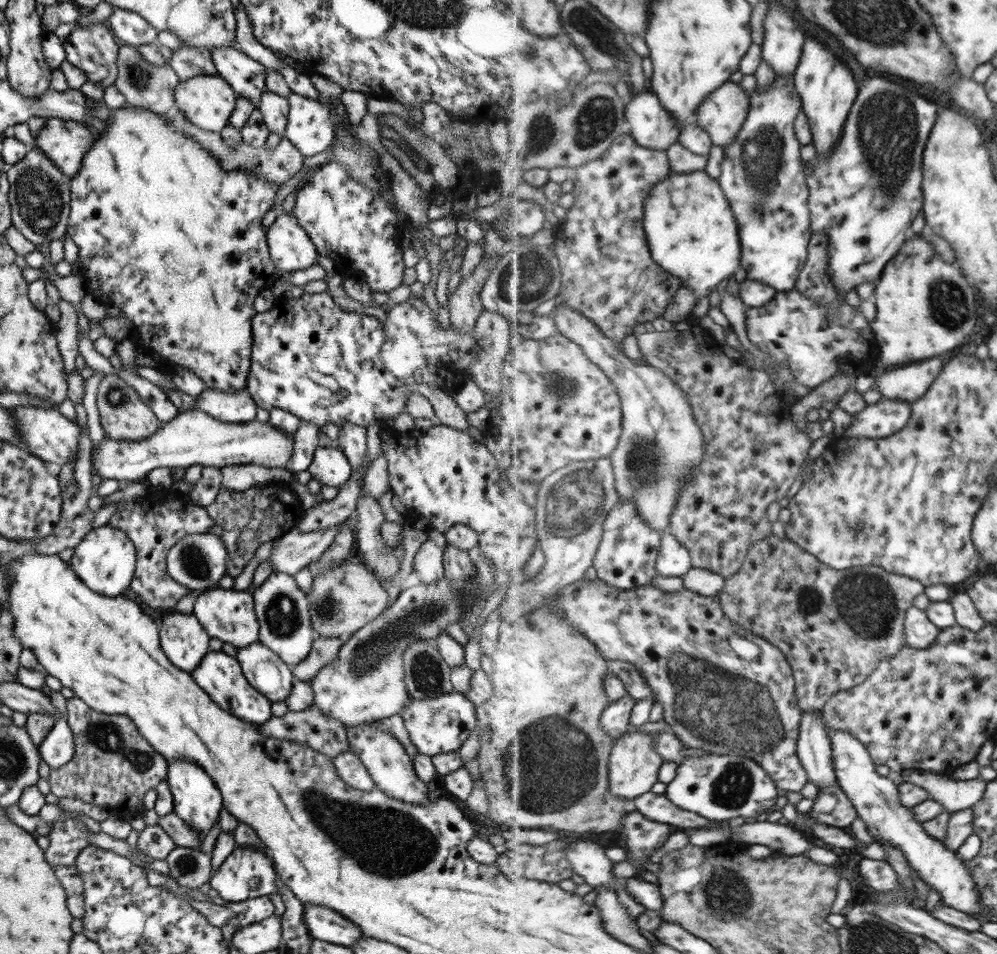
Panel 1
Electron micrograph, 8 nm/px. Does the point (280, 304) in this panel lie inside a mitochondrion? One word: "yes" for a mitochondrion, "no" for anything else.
no

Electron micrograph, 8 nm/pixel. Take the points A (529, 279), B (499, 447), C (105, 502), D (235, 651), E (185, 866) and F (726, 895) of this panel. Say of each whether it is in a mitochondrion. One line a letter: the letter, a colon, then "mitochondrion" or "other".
A: mitochondrion
B: other
C: other
D: other
E: mitochondrion
F: mitochondrion

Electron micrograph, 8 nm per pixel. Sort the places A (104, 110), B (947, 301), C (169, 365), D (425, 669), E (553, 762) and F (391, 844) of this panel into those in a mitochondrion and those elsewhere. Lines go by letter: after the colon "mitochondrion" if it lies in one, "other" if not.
A: other
B: mitochondrion
C: other
D: mitochondrion
E: mitochondrion
F: mitochondrion

